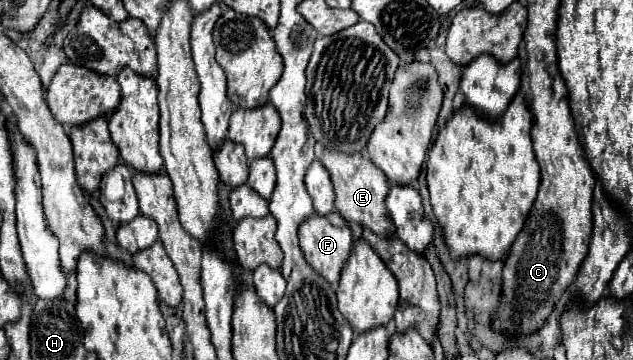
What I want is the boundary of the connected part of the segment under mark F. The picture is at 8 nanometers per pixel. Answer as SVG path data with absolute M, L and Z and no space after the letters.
M330 212L326 216L312 214L310 218L306 218L300 224L298 238L300 238L300 248L304 252L306 262L318 274L322 274L332 286L336 286L338 284L338 278L340 278L340 272L342 272L342 266L344 266L346 258L350 256L352 244L354 244L354 238L352 238L352 232L348 228L348 222L338 212Z

